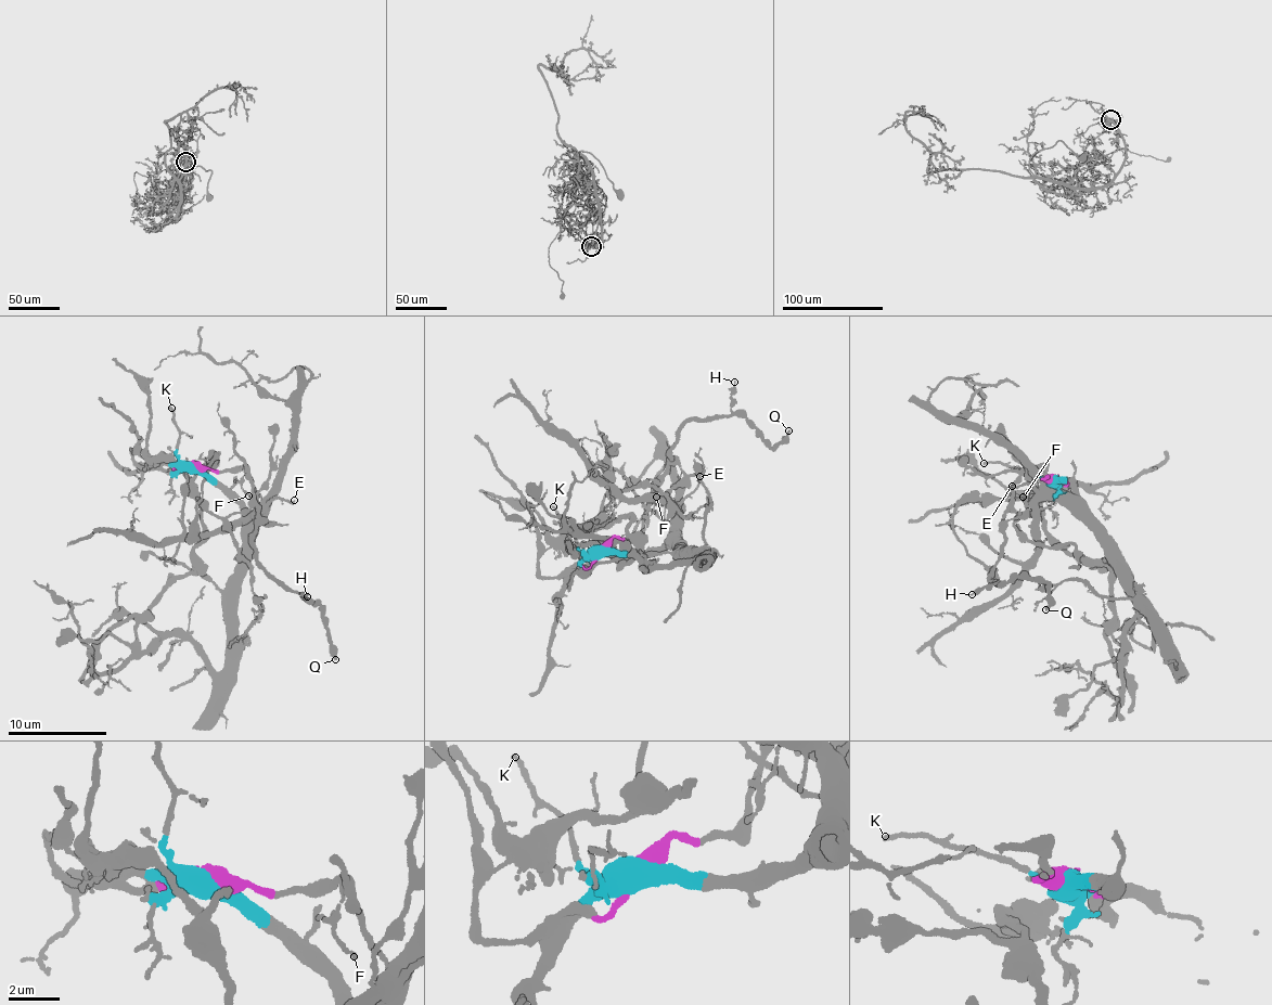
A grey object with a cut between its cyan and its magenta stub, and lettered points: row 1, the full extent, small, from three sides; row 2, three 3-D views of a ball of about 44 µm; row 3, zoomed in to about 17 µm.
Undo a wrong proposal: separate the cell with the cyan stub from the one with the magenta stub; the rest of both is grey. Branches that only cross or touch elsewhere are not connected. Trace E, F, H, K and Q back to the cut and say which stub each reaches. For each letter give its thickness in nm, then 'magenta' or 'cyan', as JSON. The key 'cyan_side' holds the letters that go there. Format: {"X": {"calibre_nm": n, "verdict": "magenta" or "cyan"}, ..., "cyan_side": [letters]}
{"E": {"calibre_nm": 150, "verdict": "cyan"}, "F": {"calibre_nm": 60, "verdict": "magenta"}, "H": {"calibre_nm": 260, "verdict": "magenta"}, "K": {"calibre_nm": 180, "verdict": "cyan"}, "Q": {"calibre_nm": 240, "verdict": "magenta"}, "cyan_side": ["E", "K"]}

